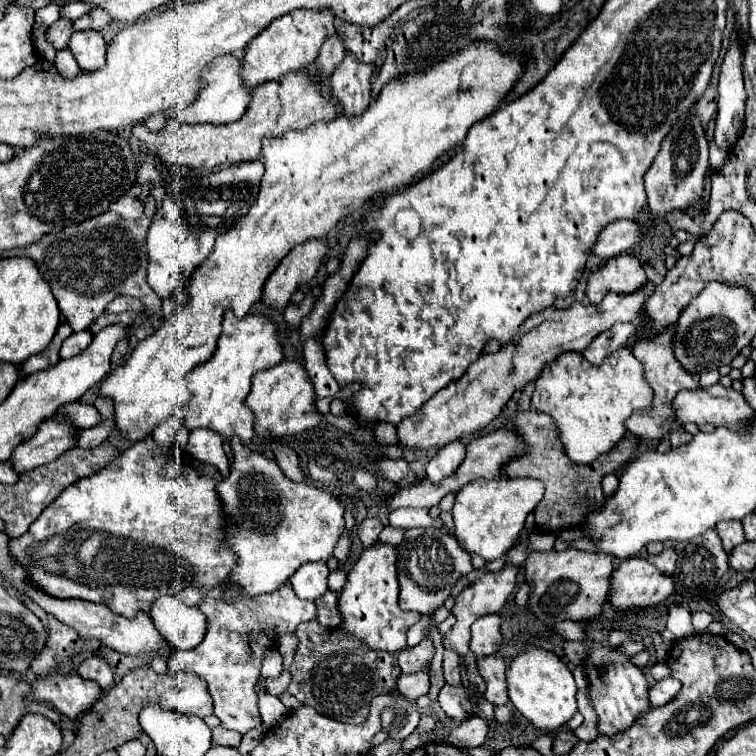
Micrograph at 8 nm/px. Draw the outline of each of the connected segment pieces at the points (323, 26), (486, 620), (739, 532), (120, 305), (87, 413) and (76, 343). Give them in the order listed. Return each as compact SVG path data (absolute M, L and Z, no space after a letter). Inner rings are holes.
M297 10L273 20L257 38L253 38L245 50L241 62L241 80L245 88L253 88L261 82L279 80L289 72L297 72L315 62L323 42L335 34L333 14L315 12L315 10Z
M487 614L479 618L471 626L471 652L475 656L487 656L495 654L503 642L501 632L501 616L499 614Z
M733 520L733 522L719 522L717 528L715 528L723 540L723 546L725 546L725 552L731 554L731 550L739 544L745 542L745 532L743 532L743 524L739 520Z
M117 296L115 300L109 302L109 306L105 308L105 312L127 312L127 310L135 310L135 312L141 312L145 314L145 308L141 306L141 302L137 302L137 298L131 298L131 296Z
M71 402L71 404L61 406L59 412L61 414L69 414L77 428L93 428L93 426L101 424L101 414L97 412L95 406L89 406L89 404Z
M89 330L73 332L73 334L61 344L59 358L73 358L73 356L77 356L81 350L85 350L85 346L89 346L91 336L93 336L93 334L91 334Z

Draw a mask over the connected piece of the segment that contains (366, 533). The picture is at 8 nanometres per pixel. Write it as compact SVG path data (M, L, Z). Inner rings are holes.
M367 518L357 526L357 536L359 536L361 544L367 548L367 546L377 542L381 530L383 530L383 524L379 518Z

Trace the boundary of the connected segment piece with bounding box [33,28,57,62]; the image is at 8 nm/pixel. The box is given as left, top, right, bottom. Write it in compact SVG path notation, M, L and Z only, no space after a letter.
M37 28L35 32L33 32L33 36L35 36L35 46L37 46L37 52L45 58L45 60L49 60L49 62L53 62L55 60L55 48L45 40L45 28Z

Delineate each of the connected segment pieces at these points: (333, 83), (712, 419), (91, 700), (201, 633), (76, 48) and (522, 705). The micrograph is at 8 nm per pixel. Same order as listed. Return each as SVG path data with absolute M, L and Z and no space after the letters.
M345 52L341 66L329 78L331 96L343 106L345 116L363 114L371 102L371 74L373 66L359 62L351 52Z
M721 384L709 386L709 388L697 388L697 390L681 390L675 398L673 398L673 414L675 414L675 422L685 426L685 424L713 424L713 426L729 426L729 428L737 428L741 422L745 420L753 420L755 418L755 410L745 402L741 392L735 392L733 388L725 388Z
M57 672L47 678L37 678L33 698L49 702L63 716L77 720L93 710L101 698L101 688L97 682L85 682L83 678L73 678L73 674Z
M175 596L159 598L149 616L153 618L153 624L161 636L177 650L193 650L205 638L207 620L201 610L183 604Z
M97 30L73 32L71 40L69 40L69 50L73 52L81 70L93 72L93 70L99 70L105 66L107 44L105 44L101 32L97 32Z
M527 646L511 660L507 668L507 696L519 710L519 714L525 716L535 728L555 730L567 724L577 712L575 692L577 686L573 674L567 670L565 662L551 650Z

